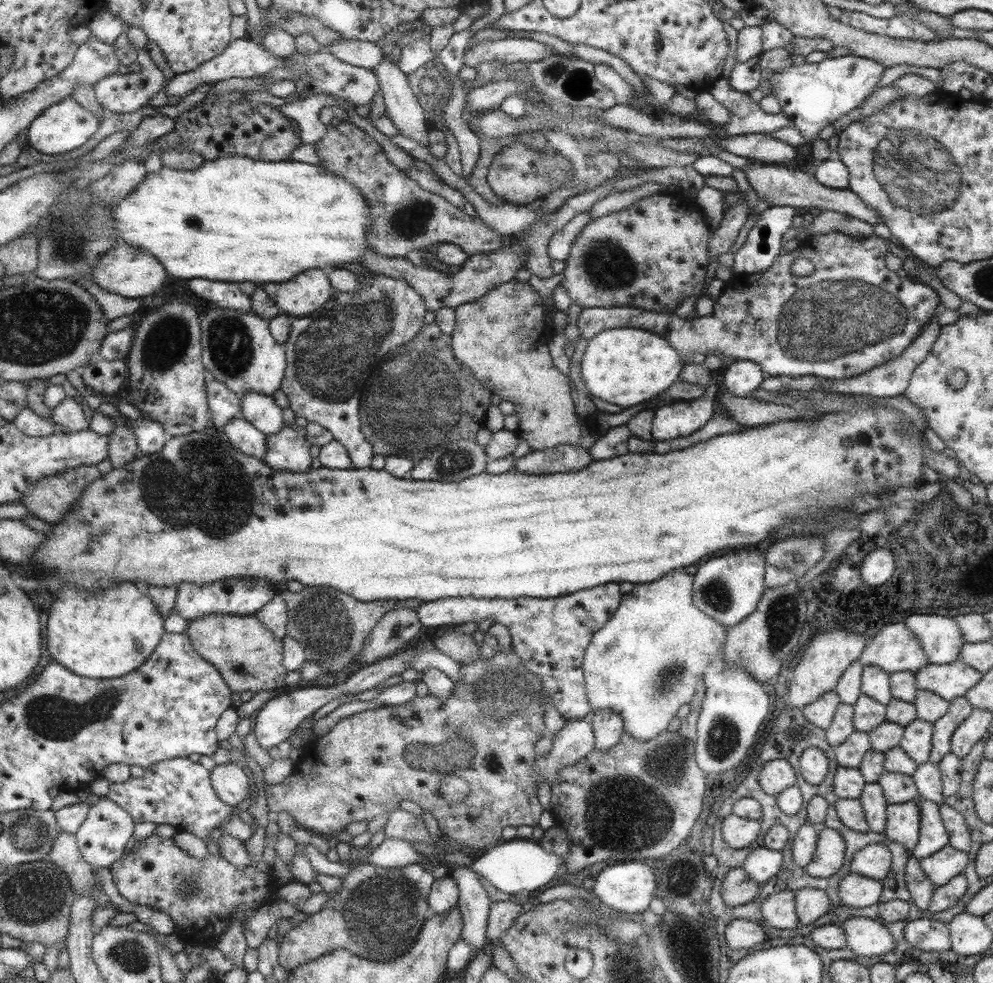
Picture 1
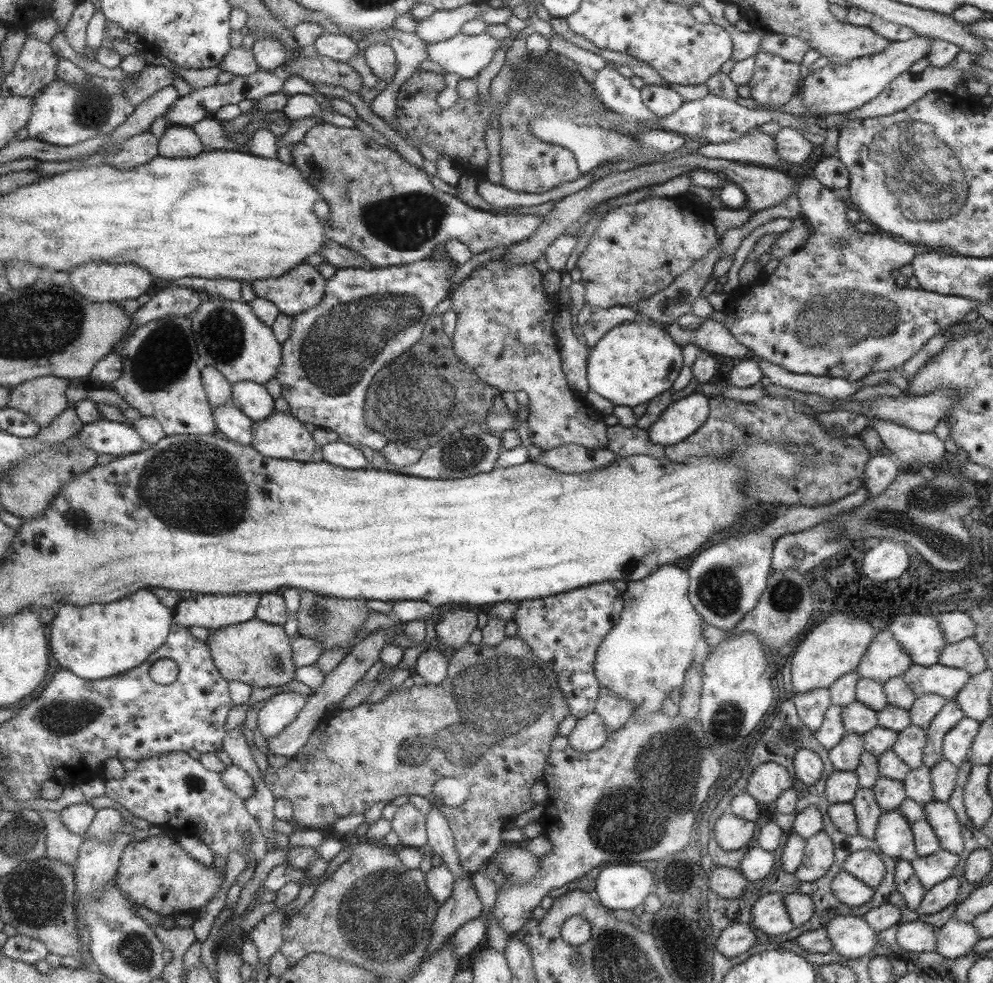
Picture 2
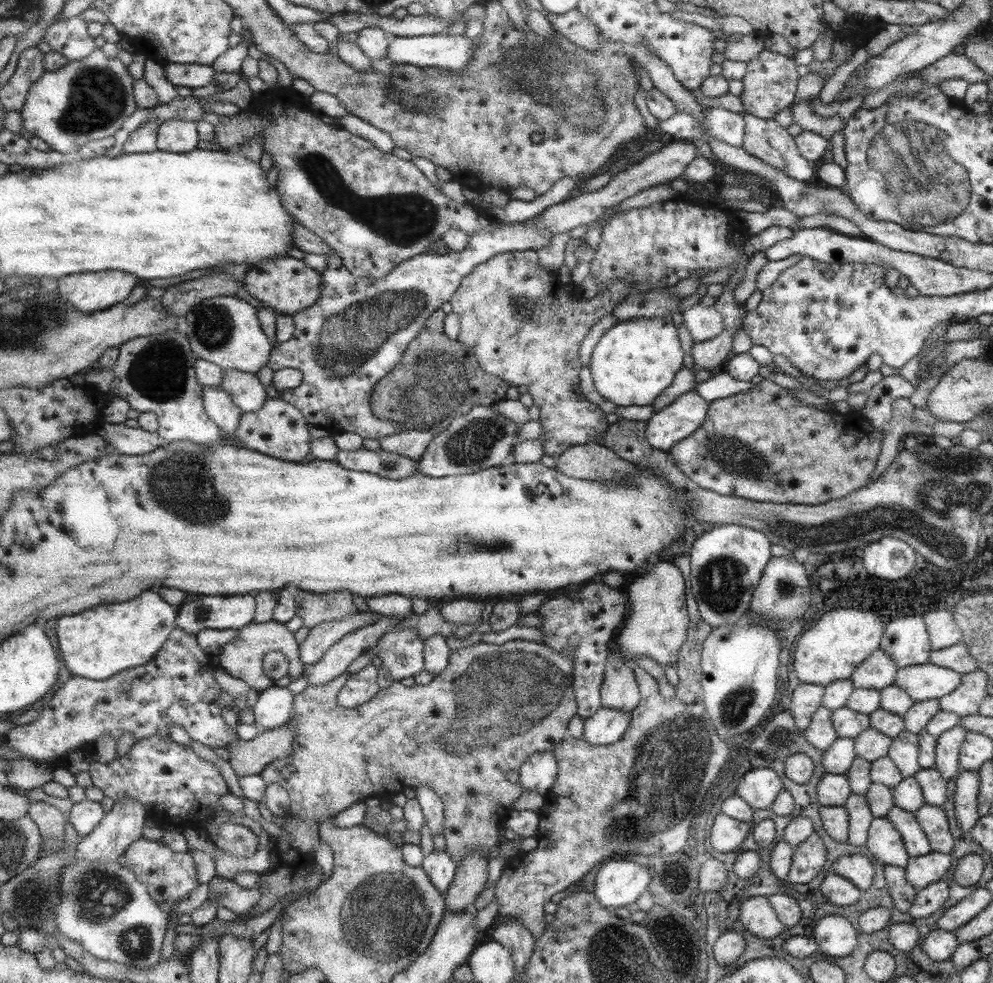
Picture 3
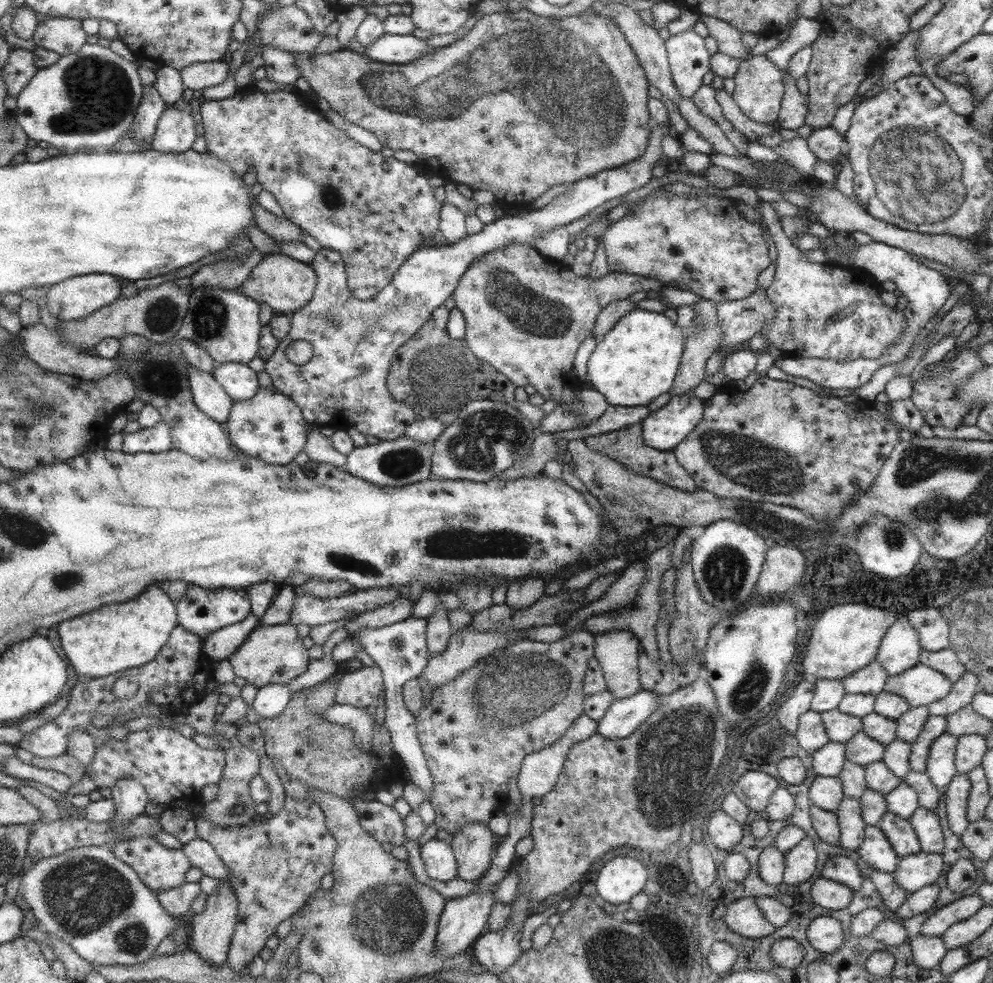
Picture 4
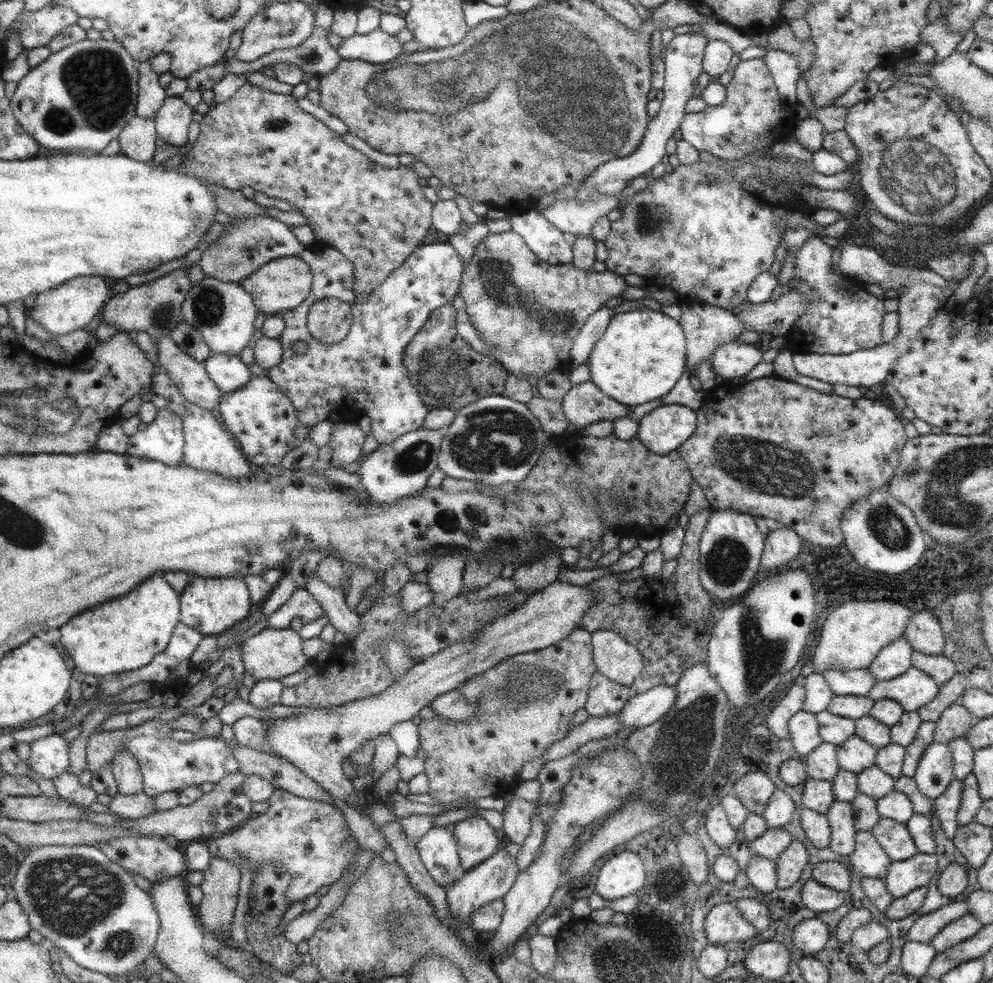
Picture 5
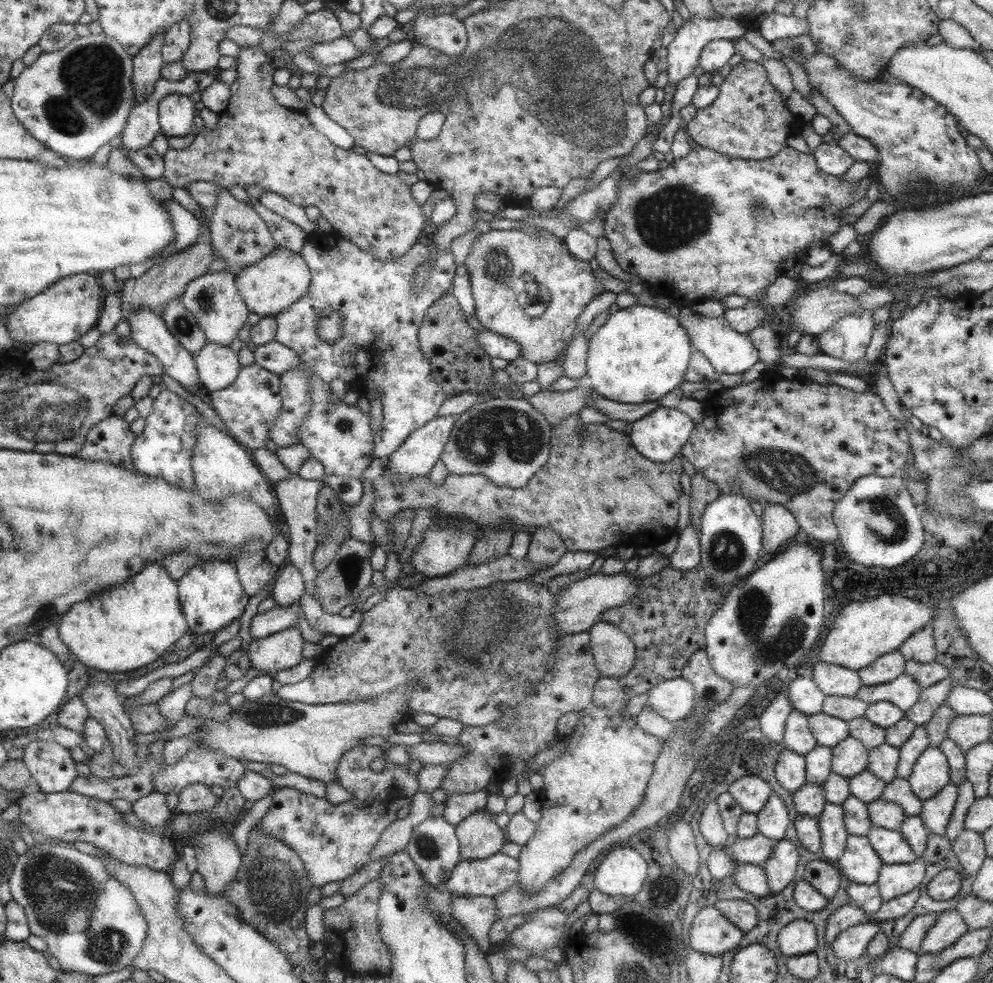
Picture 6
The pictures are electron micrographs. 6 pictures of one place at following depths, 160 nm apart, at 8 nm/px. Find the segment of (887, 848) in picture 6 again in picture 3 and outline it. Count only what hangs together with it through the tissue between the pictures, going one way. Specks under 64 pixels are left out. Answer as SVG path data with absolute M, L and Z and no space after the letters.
M894 805L885 818L896 827L897 832L900 832L909 857L920 857L932 853L928 836L916 821L913 812L903 811Z

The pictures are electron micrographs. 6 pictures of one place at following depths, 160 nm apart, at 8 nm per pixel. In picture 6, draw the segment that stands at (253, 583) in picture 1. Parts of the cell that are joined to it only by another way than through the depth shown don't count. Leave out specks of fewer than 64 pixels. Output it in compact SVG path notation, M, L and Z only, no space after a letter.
M215 559L194 565L193 570L178 582L178 586L181 606L188 618L190 630L196 634L215 633L225 628L233 620L241 618L249 604L250 596L241 583L235 562L225 559Z

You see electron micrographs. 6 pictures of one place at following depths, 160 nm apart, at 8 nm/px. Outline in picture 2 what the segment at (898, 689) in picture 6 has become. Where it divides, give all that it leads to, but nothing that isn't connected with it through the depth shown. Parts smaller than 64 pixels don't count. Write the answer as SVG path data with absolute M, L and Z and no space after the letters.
M937 662L931 666L911 664L900 677L916 696L929 693L952 699L963 688L970 675L964 670L947 668Z

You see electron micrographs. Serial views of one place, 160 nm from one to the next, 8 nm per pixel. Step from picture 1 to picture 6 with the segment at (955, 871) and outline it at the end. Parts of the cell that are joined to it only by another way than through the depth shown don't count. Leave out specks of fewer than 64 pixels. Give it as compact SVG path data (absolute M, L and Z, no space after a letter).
M917 859L909 864L881 865L877 885L882 902L900 897L916 888L924 878L924 859Z

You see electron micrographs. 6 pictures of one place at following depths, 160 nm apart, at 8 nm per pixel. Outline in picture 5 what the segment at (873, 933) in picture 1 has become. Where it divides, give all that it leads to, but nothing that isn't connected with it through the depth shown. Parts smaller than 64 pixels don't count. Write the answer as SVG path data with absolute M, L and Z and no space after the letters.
M809 918L799 922L793 930L793 948L812 956L824 948L830 936L828 924L823 923L821 918Z

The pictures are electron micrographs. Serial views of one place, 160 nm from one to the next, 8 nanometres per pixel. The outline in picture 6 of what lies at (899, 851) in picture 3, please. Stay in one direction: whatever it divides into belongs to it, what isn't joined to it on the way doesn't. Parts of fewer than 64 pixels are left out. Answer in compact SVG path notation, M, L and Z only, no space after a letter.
M848 835L845 850L836 860L843 879L869 886L879 878L880 857L873 851L866 837Z

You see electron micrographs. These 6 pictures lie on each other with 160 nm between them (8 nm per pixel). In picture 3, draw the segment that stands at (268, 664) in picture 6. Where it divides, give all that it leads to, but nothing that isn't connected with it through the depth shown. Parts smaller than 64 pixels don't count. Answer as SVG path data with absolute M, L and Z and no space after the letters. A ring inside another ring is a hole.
M275 619L269 622L251 624L240 629L239 636L231 643L225 646L222 653L216 656L216 665L225 669L235 678L243 679L251 688L260 693L271 687L286 687L293 684L295 680L301 678L305 672L307 665L303 662L301 656L301 643L297 642L296 633L289 630L289 627ZM269 652L281 652L287 659L289 664L288 673L281 679L274 680L265 674L263 668L263 660L265 654Z

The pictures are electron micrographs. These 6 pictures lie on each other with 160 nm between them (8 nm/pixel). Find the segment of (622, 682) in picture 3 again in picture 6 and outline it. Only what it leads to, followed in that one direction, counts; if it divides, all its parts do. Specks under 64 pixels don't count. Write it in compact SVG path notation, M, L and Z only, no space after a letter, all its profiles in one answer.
M600 620L587 632L591 636L592 658L603 677L622 677L631 667L635 647L615 625Z

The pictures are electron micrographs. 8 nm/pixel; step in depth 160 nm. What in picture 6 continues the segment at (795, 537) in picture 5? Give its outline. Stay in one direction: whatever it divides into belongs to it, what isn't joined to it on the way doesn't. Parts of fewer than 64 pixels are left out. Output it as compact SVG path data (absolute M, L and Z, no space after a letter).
M767 503L762 511L761 522L764 522L763 547L765 558L782 551L791 542L795 532L799 530L794 516L777 503Z

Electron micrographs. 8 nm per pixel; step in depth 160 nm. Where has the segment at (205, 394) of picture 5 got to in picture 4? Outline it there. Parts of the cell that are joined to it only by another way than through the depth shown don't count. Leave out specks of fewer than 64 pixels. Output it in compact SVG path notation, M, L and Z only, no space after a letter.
M189 366L188 371L196 405L217 422L229 422L229 413L232 412L235 400L214 377L214 373L193 366Z

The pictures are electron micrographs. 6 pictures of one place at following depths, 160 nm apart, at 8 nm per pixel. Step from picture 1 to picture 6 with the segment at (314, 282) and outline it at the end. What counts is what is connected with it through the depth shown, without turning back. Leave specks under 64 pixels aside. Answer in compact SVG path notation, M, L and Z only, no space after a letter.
M277 247L236 275L236 284L240 288L241 297L249 304L249 311L259 318L279 315L283 310L295 305L295 302L301 301L301 298L309 294L312 280L312 270L302 254L283 247Z

